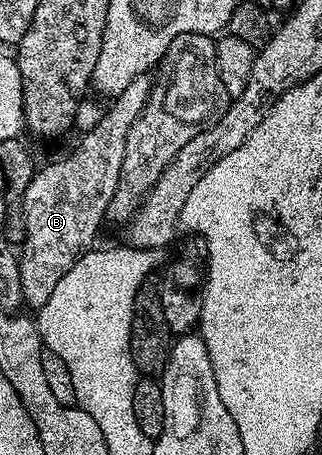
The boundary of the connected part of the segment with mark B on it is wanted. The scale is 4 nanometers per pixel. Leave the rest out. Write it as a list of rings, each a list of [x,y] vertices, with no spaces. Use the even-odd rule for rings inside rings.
[[[150,74],[138,75],[129,81],[129,86],[121,89],[121,93],[110,100],[111,108],[92,125],[91,131],[83,135],[72,155],[65,159],[59,159],[56,163],[47,163],[36,170],[35,176],[29,181],[29,189],[25,189],[23,194],[23,253],[18,256],[20,267],[20,283],[23,290],[23,302],[27,307],[38,309],[49,301],[49,296],[53,294],[53,289],[57,286],[57,281],[79,258],[92,246],[95,234],[99,231],[99,226],[107,219],[107,207],[113,201],[113,193],[117,193],[117,181],[121,177],[121,161],[125,161],[125,145],[127,135],[133,129],[141,109],[149,99],[153,79]]]

